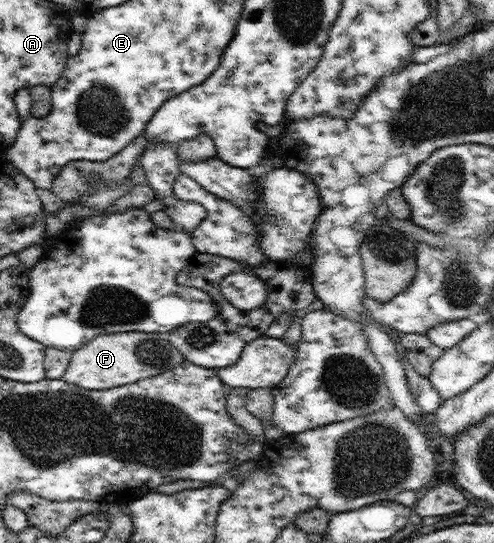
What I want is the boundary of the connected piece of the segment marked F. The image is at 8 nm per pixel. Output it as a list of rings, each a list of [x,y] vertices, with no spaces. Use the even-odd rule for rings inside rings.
[[[149,332],[100,334],[72,352],[62,379],[87,390],[107,390],[173,370],[184,360],[184,356],[164,334]]]

